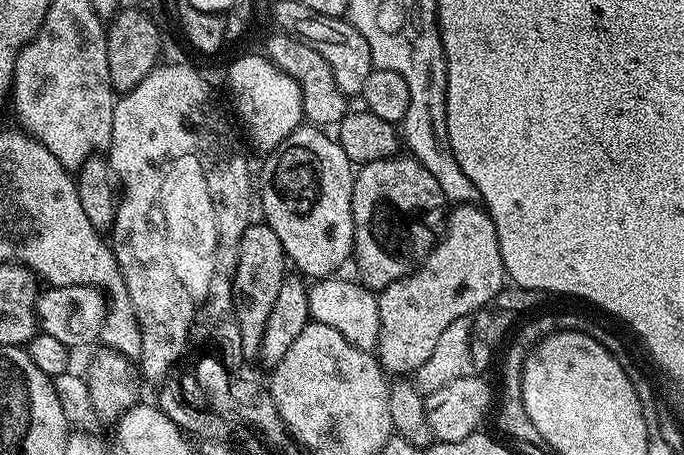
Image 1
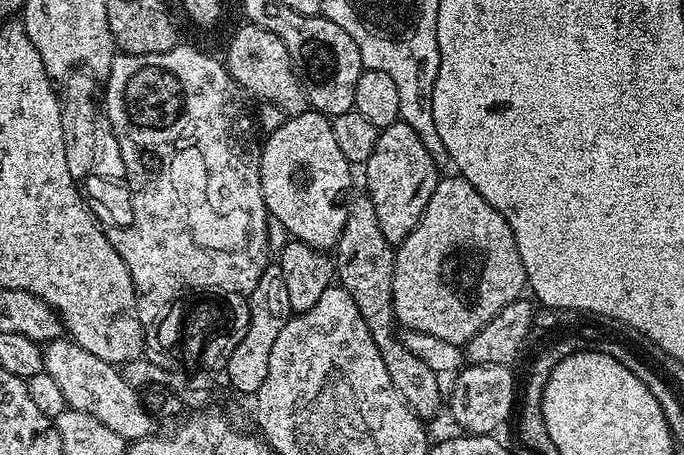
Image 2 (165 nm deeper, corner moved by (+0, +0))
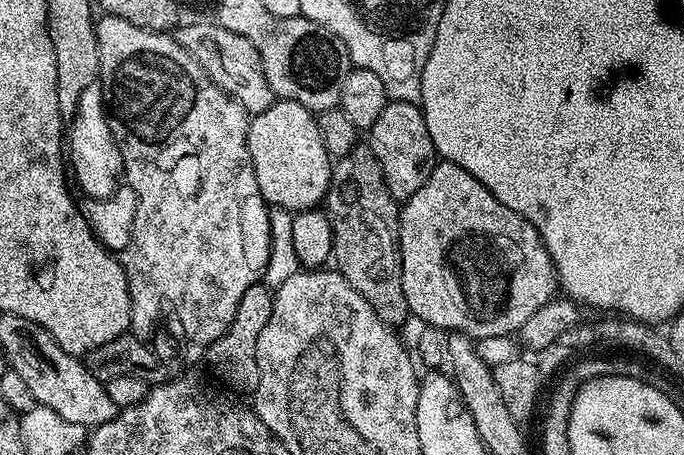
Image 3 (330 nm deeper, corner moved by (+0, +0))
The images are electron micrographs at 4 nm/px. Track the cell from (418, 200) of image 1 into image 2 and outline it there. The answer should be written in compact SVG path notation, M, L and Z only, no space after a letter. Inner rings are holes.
M404 120L379 129L374 146L374 154L370 154L368 163L363 165L364 180L368 183L366 194L374 202L374 212L378 214L378 224L382 234L393 246L398 246L408 237L410 230L418 226L422 214L426 210L426 202L430 202L430 194L434 194L434 186L438 179L438 165L422 144L422 138L410 130Z

